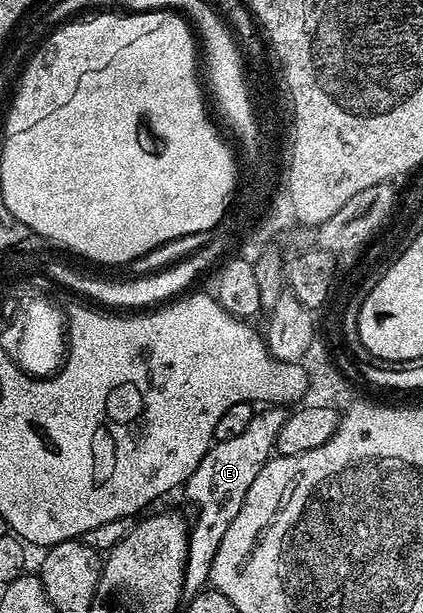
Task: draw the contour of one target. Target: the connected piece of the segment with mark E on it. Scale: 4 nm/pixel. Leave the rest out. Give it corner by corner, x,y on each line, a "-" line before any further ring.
279,404
260,410
263,410
260,414
259,411
252,413
248,426
238,436
212,444
185,483
187,498
195,509
195,522
193,518
189,526
184,595
194,596
210,583
213,556
217,556
217,548
221,548
221,539
225,537
229,524
233,524
237,512
241,512
241,504
245,504
245,496
249,496
253,480
257,480
261,468
265,468
267,461
273,457
277,432
281,432
281,424
285,424
288,411

